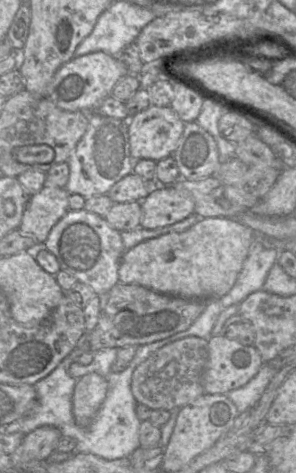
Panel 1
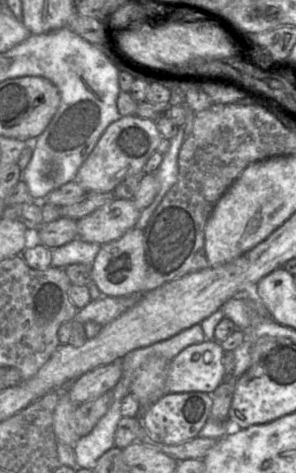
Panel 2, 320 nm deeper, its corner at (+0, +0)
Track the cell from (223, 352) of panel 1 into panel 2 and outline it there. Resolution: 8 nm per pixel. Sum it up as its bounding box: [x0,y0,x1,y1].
[165,340,224,394]

